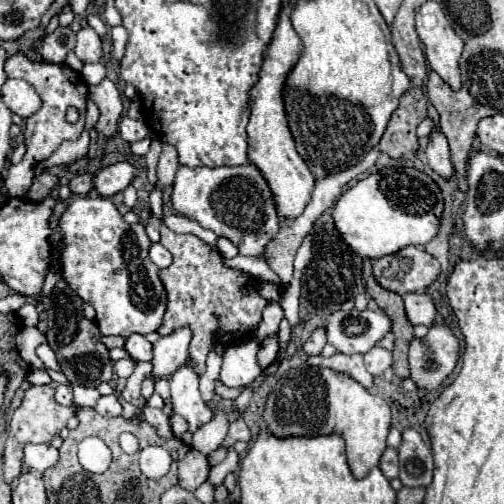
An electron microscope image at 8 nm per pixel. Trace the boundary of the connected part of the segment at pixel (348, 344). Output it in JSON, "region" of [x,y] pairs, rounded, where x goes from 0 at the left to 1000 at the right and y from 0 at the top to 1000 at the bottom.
{"region":[[[692,615],[661,619],[649,635],[645,659],[649,679],[677,702],[724,702],[736,694],[768,659],[776,635],[760,615]]]}

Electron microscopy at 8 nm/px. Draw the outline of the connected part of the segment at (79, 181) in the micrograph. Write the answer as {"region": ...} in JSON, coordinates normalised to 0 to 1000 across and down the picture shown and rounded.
{"region":[[[173,341],[153,345],[149,353],[141,353],[137,373],[141,373],[141,381],[153,385],[153,389],[173,389],[173,385],[181,381],[181,373],[185,373],[185,365],[181,365],[181,345],[173,345]]]}

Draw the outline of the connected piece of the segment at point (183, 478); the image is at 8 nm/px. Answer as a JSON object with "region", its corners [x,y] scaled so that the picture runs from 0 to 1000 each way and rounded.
{"region":[[[379,889],[355,917],[355,964],[375,976],[387,976],[411,952],[411,940],[415,940],[411,905]]]}

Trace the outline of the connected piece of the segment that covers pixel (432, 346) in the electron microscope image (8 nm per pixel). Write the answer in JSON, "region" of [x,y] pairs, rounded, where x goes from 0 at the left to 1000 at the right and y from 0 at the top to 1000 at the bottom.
{"region":[[[867,643],[851,651],[851,663],[831,675],[823,671],[812,687],[812,726],[815,726],[815,754],[835,770],[835,774],[863,774],[867,766],[879,762],[879,754],[899,738],[903,722],[911,710],[911,675],[895,659],[887,643]]]}

